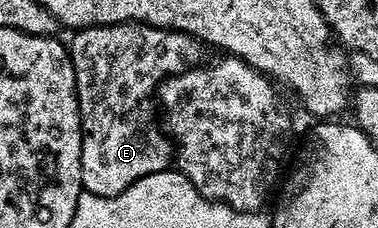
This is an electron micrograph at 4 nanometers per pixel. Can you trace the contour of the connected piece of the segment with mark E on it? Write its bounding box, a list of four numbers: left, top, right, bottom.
[69,21,204,195]

